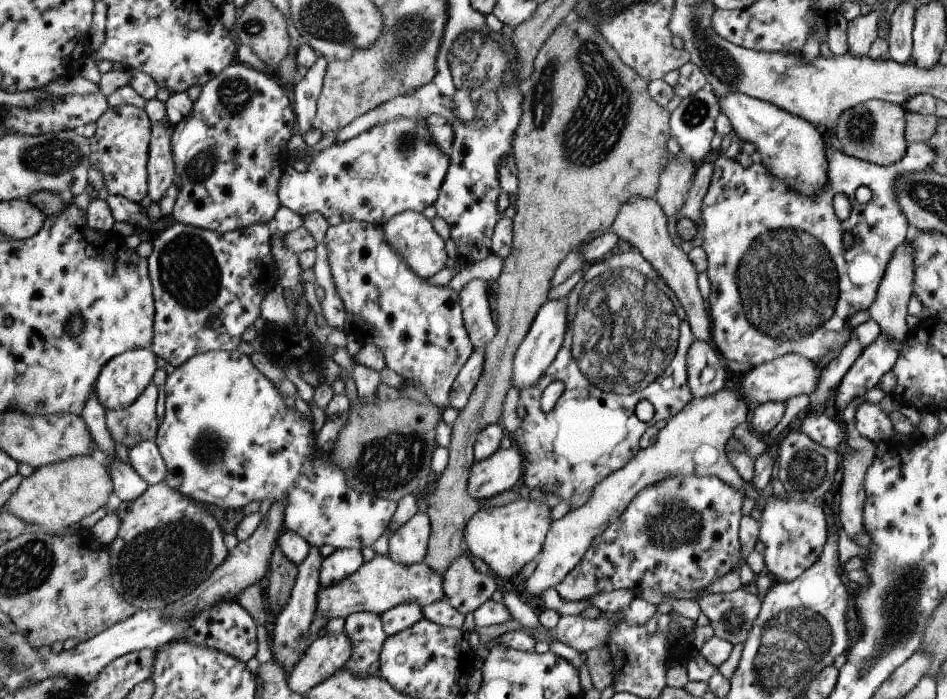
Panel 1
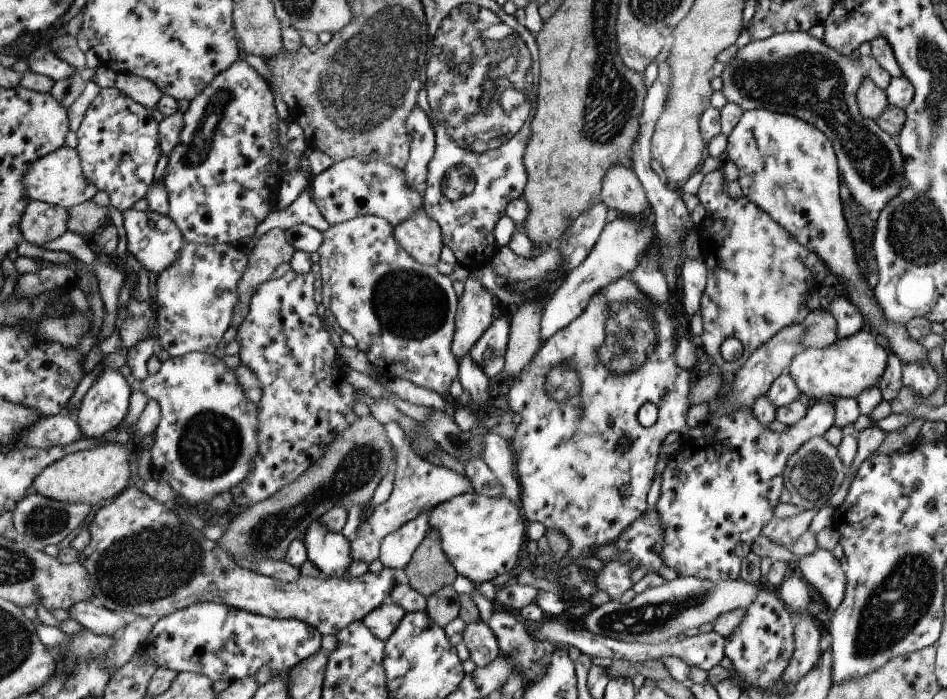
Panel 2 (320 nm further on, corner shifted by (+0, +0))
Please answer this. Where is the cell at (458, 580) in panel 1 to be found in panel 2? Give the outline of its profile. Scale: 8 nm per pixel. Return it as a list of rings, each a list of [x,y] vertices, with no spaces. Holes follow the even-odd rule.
[[[451,585],[439,588],[435,594],[426,598],[427,606],[424,611],[437,626],[443,627],[449,624],[459,612],[458,594]]]

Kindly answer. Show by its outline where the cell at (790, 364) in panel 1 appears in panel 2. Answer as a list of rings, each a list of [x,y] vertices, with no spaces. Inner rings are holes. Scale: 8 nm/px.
[[[863,328],[851,336],[836,339],[823,348],[807,347],[799,351],[785,372],[791,375],[797,388],[814,401],[821,396],[856,399],[859,393],[877,384],[886,368],[887,352],[875,341],[874,334]]]

